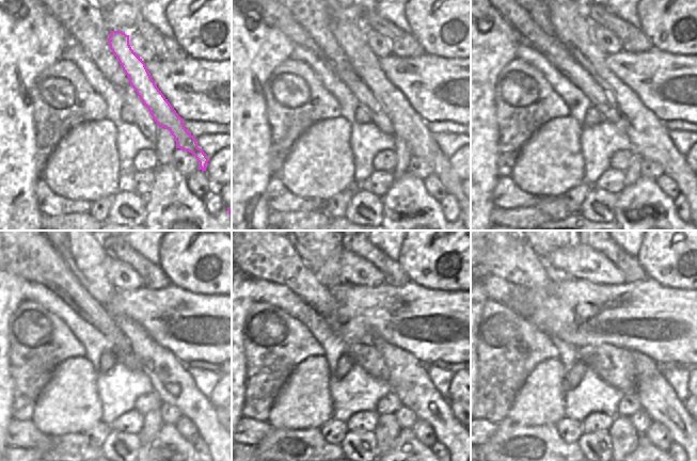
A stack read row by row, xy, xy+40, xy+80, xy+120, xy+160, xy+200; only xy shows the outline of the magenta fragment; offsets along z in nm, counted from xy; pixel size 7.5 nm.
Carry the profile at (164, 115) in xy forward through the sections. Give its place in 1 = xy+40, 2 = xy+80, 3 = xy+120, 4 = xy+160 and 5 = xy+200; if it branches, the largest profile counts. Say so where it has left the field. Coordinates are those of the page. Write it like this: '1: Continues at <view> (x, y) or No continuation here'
1: Continues at xy+40 (348, 31)
2: Continues at xy+80 (648, 134)
3: Continues at xy+120 (170, 377)
4: Continues at xy+160 (409, 379)
5: Continues at xy+200 (658, 398)

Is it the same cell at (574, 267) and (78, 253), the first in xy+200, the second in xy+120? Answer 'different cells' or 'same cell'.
different cells

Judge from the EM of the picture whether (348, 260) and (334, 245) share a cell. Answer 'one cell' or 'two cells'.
two cells

